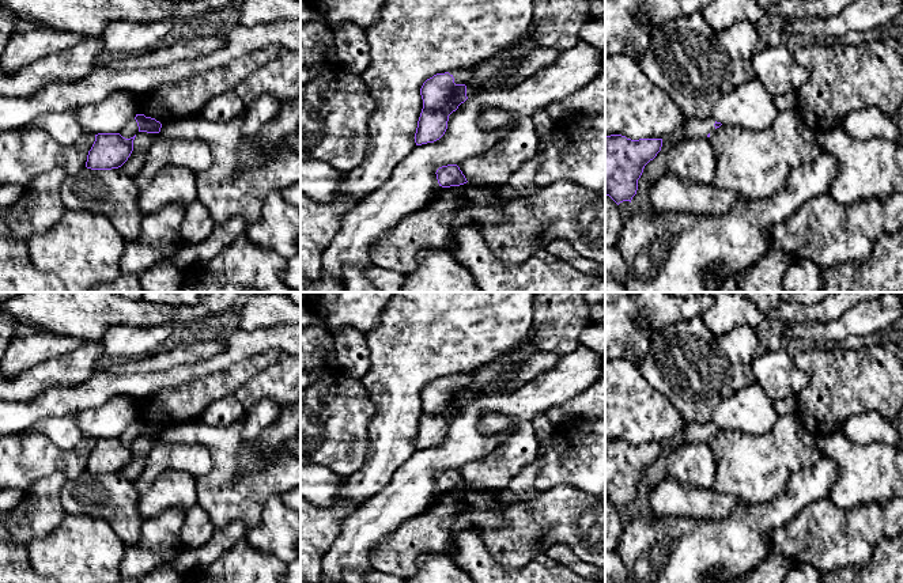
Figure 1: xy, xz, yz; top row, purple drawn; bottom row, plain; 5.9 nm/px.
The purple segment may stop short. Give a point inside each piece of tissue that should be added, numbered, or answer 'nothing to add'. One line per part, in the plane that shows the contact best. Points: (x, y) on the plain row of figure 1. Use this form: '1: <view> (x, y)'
1: xz (461, 381)

